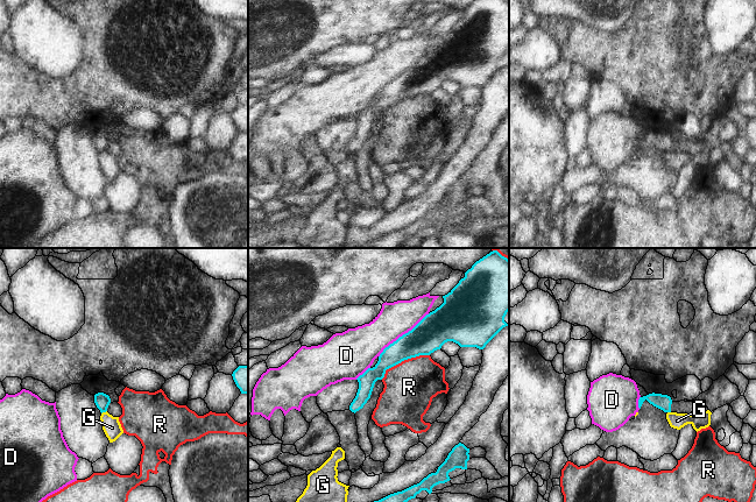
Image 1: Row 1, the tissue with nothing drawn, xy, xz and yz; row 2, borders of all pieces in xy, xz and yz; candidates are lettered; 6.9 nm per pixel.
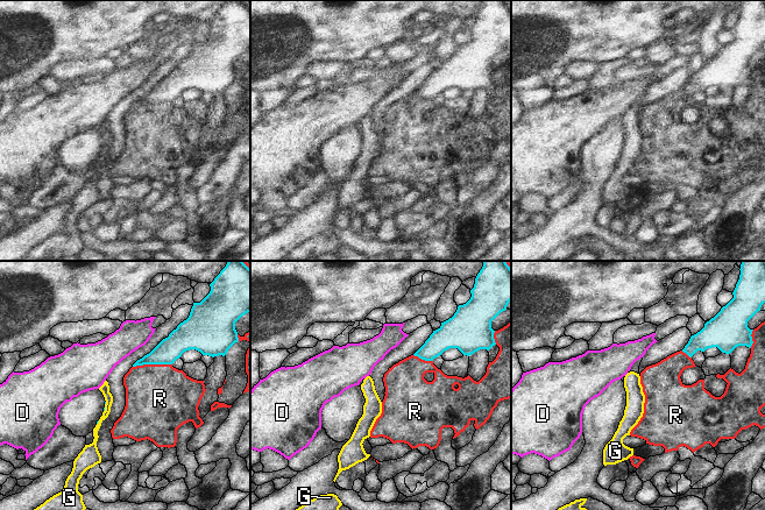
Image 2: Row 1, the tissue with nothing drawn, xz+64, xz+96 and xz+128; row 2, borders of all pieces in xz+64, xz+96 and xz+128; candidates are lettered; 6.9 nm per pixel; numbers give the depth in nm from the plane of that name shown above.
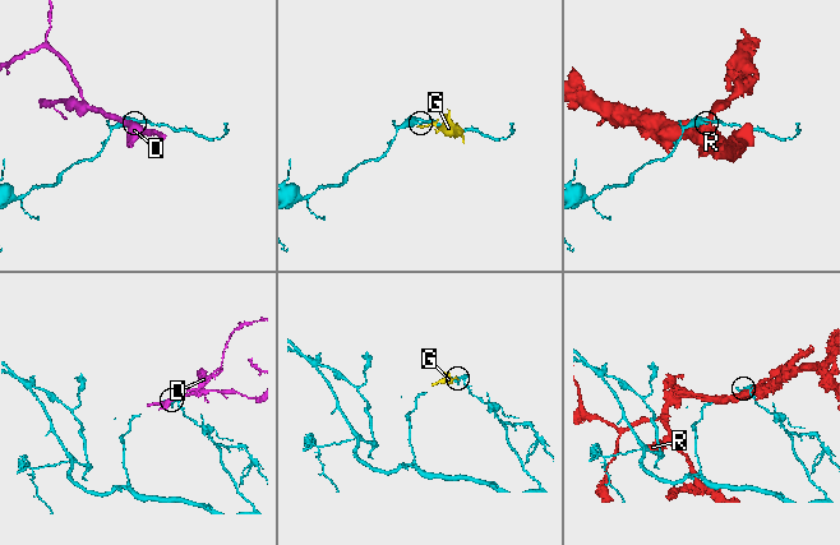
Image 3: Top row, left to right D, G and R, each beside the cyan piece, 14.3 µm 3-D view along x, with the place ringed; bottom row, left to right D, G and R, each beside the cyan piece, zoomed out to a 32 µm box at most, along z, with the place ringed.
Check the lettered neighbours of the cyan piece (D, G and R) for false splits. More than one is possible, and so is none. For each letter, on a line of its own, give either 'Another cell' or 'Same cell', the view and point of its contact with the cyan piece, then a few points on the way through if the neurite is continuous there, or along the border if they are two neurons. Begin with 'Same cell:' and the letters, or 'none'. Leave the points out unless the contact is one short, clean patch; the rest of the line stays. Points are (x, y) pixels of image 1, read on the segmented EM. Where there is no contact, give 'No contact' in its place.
Same cell: none
D: Another cell. Touches cyan at xz (403, 334)
G: Another cell. Touches cyan at xy (104, 411). Boundary: xy (106, 410), (101, 414)
R: Another cell. Touches cyan at xz (403, 360).

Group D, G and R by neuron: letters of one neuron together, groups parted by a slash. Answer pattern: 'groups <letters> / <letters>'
groups D / G / R

